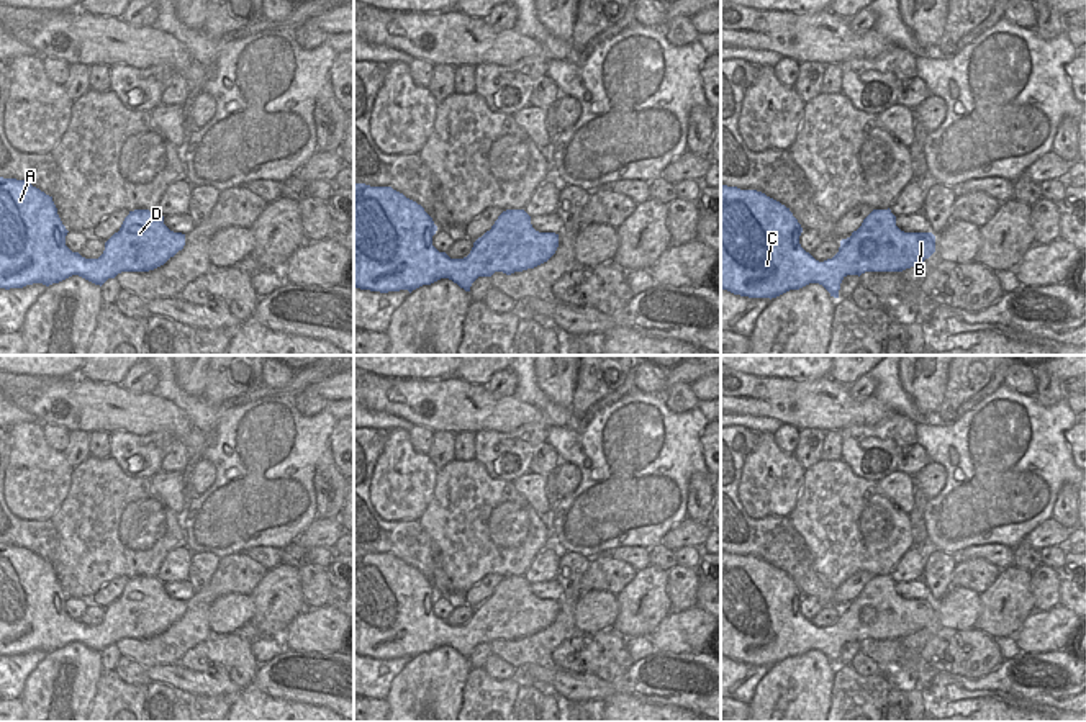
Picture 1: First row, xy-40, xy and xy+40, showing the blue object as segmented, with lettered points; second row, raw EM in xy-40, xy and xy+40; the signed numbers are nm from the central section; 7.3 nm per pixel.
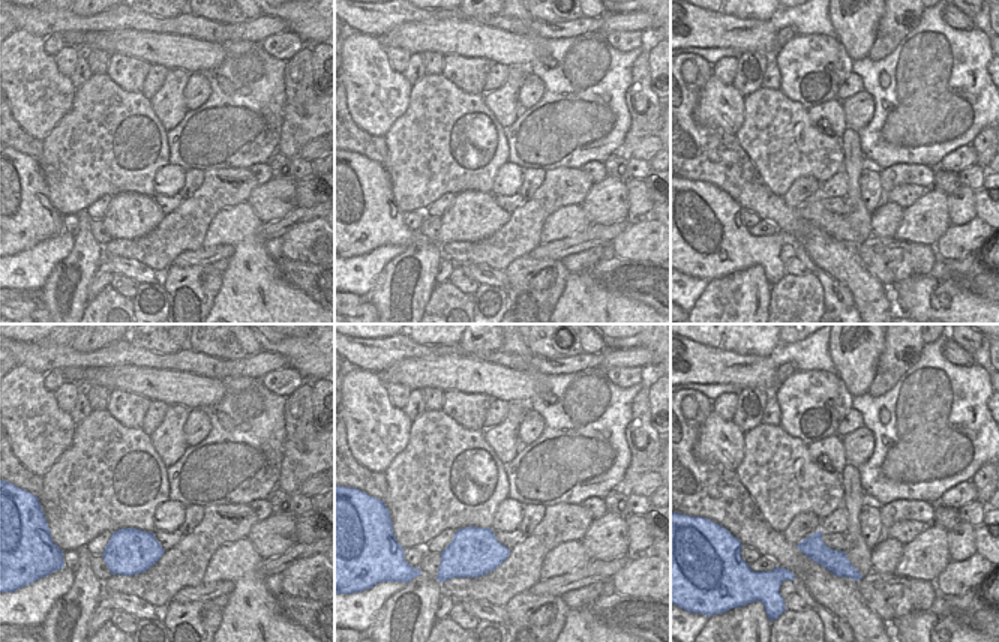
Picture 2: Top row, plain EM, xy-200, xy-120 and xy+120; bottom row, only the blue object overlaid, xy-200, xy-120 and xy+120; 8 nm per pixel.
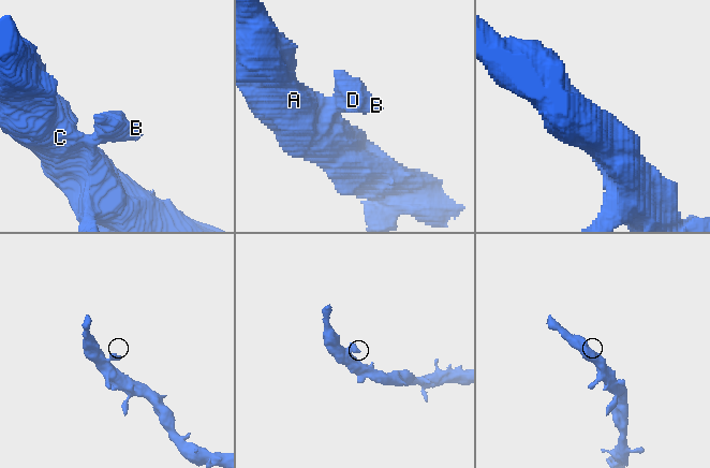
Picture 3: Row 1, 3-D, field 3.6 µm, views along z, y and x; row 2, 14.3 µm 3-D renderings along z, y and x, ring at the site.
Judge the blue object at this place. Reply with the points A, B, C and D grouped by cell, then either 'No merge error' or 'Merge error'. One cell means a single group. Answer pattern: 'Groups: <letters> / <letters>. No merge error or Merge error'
Groups: A B C D. No merge error.

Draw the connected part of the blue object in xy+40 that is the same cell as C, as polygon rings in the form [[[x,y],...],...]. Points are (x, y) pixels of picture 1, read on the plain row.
[[[721,552],[721,657],[749,665],[776,665],[809,650],[822,652],[839,665],[847,642],[865,639],[903,639],[935,619],[932,599],[904,599],[896,593],[891,576],[873,576],[852,599],[840,607],[839,619],[824,629],[816,627],[799,611],[801,591],[790,575],[757,557]]]

